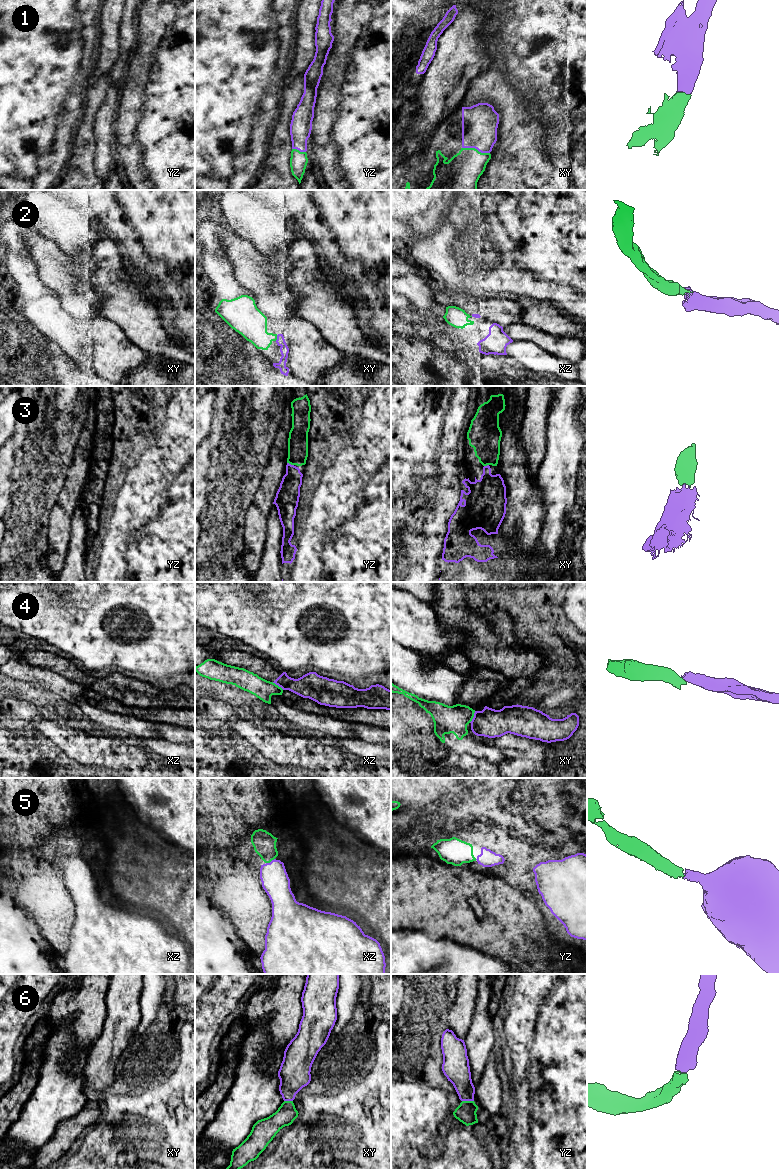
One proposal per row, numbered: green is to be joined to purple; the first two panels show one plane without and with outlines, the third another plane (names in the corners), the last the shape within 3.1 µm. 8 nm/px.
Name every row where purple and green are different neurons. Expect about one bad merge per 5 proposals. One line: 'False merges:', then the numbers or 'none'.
False merges: 4

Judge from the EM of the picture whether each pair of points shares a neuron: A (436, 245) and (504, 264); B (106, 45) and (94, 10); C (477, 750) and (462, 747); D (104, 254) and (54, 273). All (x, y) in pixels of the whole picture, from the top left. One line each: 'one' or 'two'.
A: one
B: two
C: one
D: two

